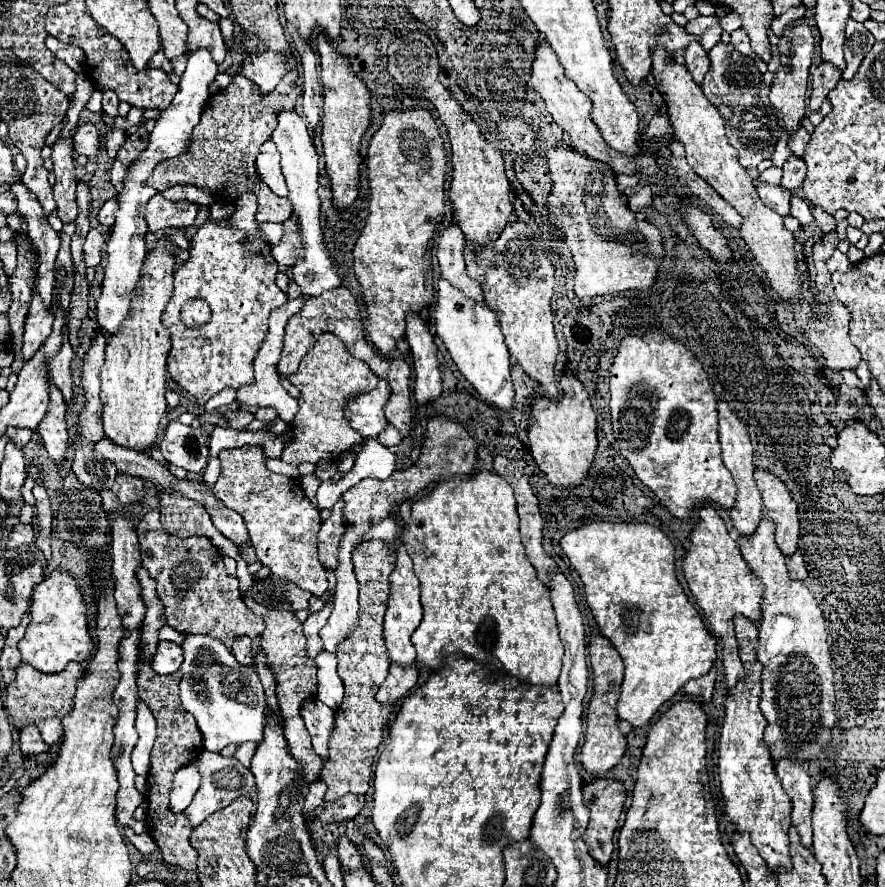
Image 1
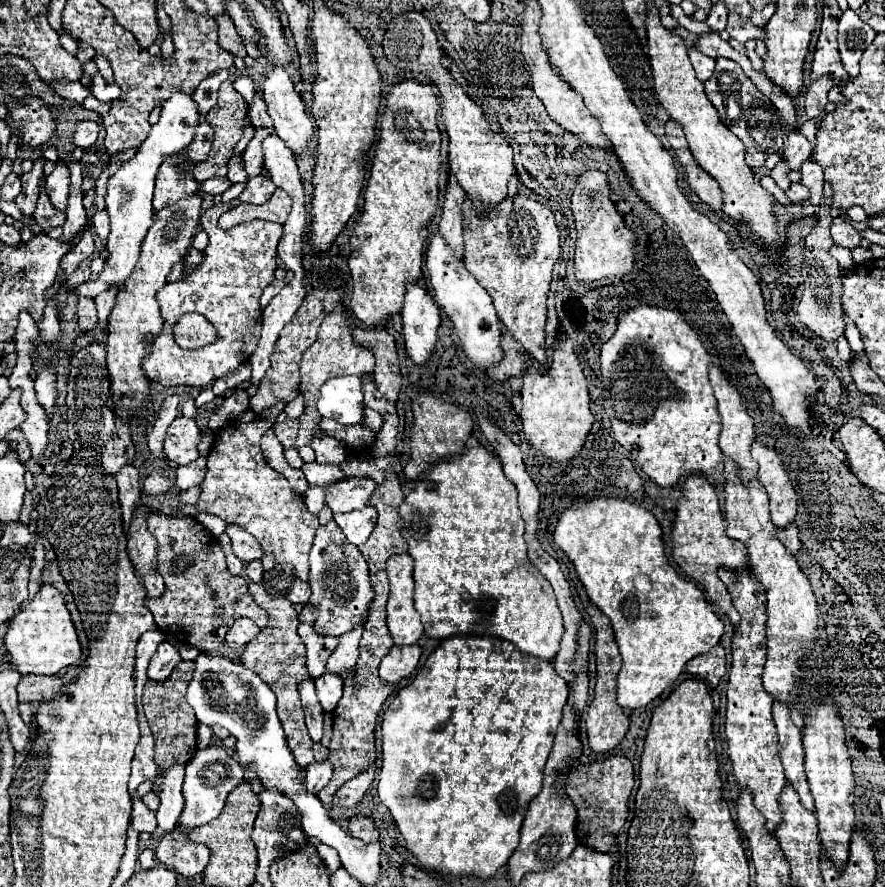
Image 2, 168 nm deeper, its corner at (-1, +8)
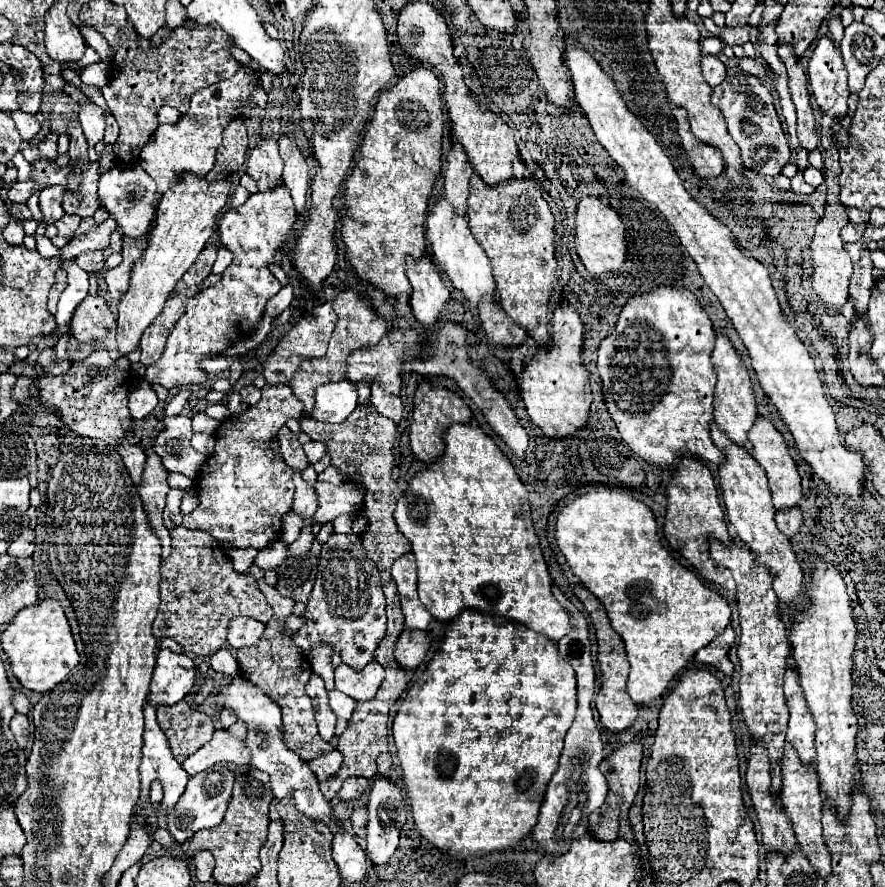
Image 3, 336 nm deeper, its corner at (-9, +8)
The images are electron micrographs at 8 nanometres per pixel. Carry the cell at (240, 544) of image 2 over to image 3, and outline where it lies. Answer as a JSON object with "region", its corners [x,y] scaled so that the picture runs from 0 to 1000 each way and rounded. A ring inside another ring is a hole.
{"region":[[[305,612],[303,617],[298,617],[298,619],[292,621],[292,628],[289,628],[287,637],[292,637],[298,644],[312,641],[312,639],[316,639],[321,635],[323,621],[325,621],[325,614],[323,612],[321,614],[319,612]]]}

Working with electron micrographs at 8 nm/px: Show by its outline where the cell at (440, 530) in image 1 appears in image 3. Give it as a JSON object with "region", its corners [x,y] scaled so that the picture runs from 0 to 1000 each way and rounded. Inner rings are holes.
{"region":[[[508,479],[502,488],[502,513],[490,520],[488,524],[484,524],[479,531],[470,533],[463,545],[461,551],[454,556],[454,560],[450,563],[447,576],[445,576],[445,587],[450,599],[466,612],[466,623],[470,628],[472,635],[472,671],[477,682],[488,691],[488,696],[499,698],[499,700],[511,700],[522,687],[538,687],[545,691],[556,691],[556,693],[567,693],[574,698],[581,698],[612,716],[617,716],[624,723],[633,723],[642,711],[644,711],[644,696],[642,691],[631,682],[631,678],[624,671],[624,651],[619,646],[615,626],[610,621],[608,614],[608,605],[603,601],[601,594],[601,583],[599,583],[599,567],[597,567],[597,551],[590,547],[588,538],[583,536],[583,529],[579,526],[576,517],[565,508],[565,504],[558,499],[556,493],[551,493],[540,479]]]}

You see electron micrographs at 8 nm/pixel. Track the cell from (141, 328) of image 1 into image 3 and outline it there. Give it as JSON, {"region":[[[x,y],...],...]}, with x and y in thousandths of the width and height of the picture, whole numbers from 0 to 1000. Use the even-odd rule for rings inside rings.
{"region":[[[210,195],[197,206],[181,224],[176,236],[176,256],[172,258],[169,274],[160,290],[149,299],[147,326],[133,342],[133,393],[138,400],[151,396],[158,387],[163,371],[181,355],[190,333],[199,319],[221,294],[235,269],[246,256],[251,236],[260,227],[260,202],[235,206],[233,200]]]}

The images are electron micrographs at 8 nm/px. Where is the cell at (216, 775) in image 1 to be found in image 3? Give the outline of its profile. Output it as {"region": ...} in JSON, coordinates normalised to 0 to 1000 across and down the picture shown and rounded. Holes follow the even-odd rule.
{"region":[[[240,862],[233,869],[215,876],[210,892],[206,894],[201,905],[188,919],[188,928],[190,928],[188,935],[190,935],[190,939],[201,950],[208,950],[221,937],[237,935],[237,932],[244,932],[246,928],[251,928],[255,910],[258,910],[258,903],[260,903],[262,885],[264,885],[264,874],[262,874],[262,869],[255,862]]]}

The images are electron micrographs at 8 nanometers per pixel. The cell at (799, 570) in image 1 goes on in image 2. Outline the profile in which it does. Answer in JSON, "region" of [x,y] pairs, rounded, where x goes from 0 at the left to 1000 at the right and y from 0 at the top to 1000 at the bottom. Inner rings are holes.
{"region":[[[895,590],[893,594],[888,594],[888,596],[881,596],[881,599],[879,599],[879,608],[884,610],[884,614],[886,614],[897,628],[904,623],[906,612],[904,612],[904,608],[902,608],[902,596],[899,596],[897,590]]]}

